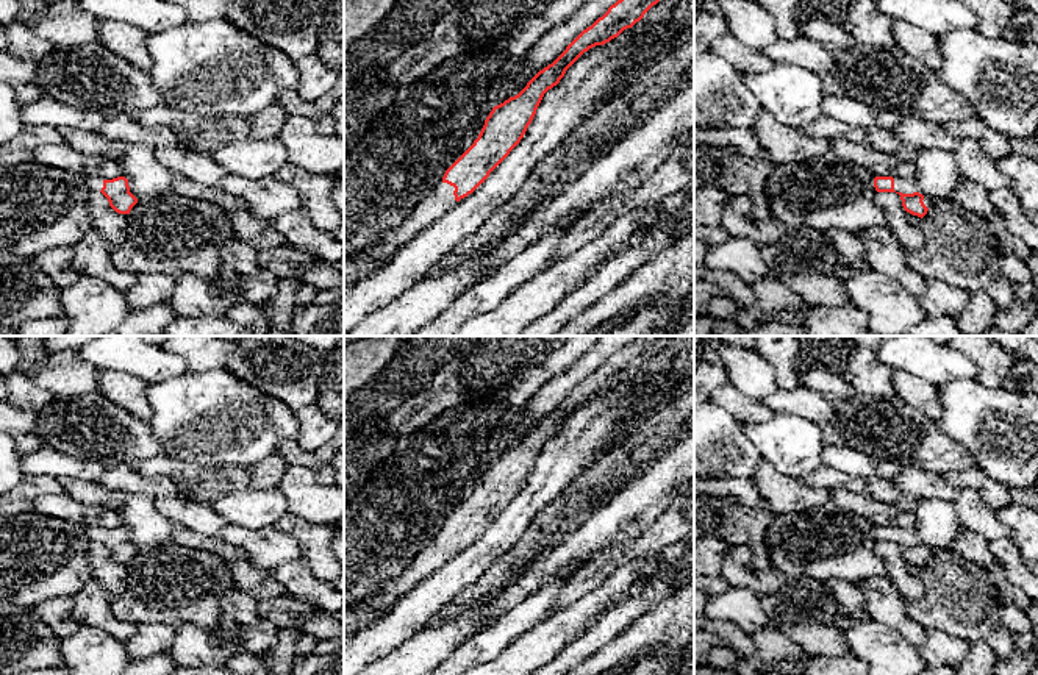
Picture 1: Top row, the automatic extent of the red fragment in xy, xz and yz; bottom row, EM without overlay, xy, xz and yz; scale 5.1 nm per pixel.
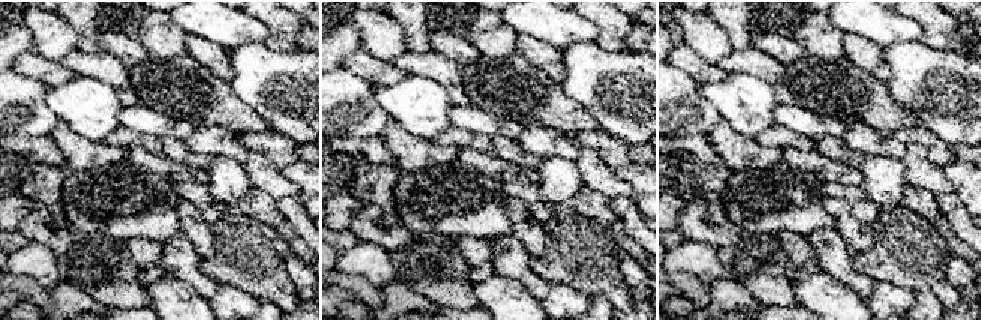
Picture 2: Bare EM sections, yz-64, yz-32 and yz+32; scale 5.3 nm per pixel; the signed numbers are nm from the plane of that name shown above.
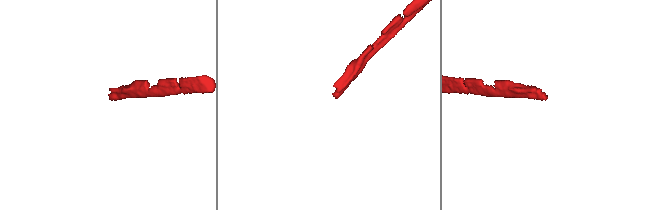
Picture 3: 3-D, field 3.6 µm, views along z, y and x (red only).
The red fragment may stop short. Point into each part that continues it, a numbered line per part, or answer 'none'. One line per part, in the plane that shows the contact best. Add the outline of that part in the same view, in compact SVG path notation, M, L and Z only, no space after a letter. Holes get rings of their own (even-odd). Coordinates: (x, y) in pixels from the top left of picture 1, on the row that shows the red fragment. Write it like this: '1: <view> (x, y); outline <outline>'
1: yz (901, 185); outline M894 178L894 191L902 194L918 192L918 184L913 178Z

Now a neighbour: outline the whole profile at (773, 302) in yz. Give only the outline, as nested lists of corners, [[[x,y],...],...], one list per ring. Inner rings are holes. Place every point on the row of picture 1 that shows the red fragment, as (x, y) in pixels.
[[[774,277],[760,278],[750,288],[753,302],[739,308],[736,316],[743,330],[774,322],[800,325],[807,309],[813,305]]]

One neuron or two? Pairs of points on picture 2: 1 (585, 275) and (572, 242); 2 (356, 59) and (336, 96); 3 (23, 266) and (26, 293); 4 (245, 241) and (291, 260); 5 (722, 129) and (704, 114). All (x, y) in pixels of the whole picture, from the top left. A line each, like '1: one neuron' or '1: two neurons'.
1: one neuron
2: two neurons
3: two neurons
4: two neurons
5: two neurons

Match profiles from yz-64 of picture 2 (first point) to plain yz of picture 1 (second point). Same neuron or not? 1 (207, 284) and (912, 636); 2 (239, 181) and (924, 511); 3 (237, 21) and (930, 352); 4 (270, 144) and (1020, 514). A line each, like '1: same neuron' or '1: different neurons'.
1: same neuron
2: same neuron
3: same neuron
4: different neurons

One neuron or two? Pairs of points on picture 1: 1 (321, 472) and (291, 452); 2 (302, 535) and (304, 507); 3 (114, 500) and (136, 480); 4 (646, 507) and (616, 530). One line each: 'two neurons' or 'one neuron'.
1: one neuron
2: two neurons
3: two neurons
4: one neuron

